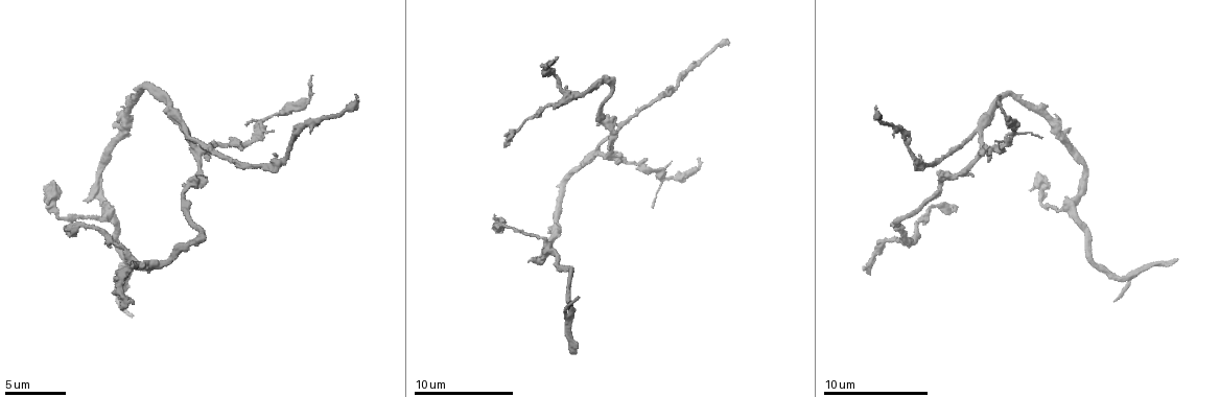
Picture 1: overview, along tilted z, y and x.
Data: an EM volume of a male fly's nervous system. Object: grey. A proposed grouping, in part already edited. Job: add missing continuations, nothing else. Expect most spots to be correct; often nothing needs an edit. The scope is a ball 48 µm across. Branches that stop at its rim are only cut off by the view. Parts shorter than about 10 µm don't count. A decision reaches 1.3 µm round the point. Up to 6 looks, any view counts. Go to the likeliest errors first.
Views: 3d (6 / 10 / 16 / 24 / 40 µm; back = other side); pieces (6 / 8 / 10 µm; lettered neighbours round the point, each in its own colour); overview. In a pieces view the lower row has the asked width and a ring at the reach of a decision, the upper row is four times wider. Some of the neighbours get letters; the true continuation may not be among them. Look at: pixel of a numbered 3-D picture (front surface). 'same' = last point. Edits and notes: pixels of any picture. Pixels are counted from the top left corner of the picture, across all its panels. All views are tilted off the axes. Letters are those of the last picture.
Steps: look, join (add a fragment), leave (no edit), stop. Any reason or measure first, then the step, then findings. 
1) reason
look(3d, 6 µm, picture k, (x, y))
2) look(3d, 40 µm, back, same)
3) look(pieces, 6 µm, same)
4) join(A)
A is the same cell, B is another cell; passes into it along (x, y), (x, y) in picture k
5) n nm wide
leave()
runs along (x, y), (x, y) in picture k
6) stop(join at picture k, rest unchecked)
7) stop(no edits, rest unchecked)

free end
look(3d, 6 µm, picture 1, (506, 145))

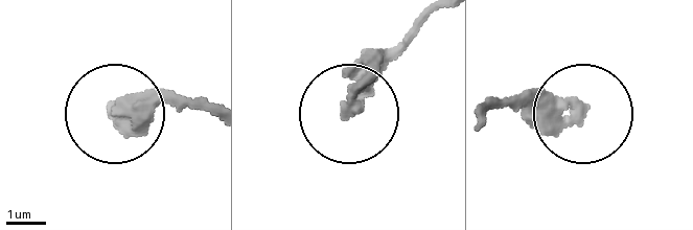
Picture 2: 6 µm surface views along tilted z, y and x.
what lies round it
look(pieces, 6 µm, picture 2, (348, 111))

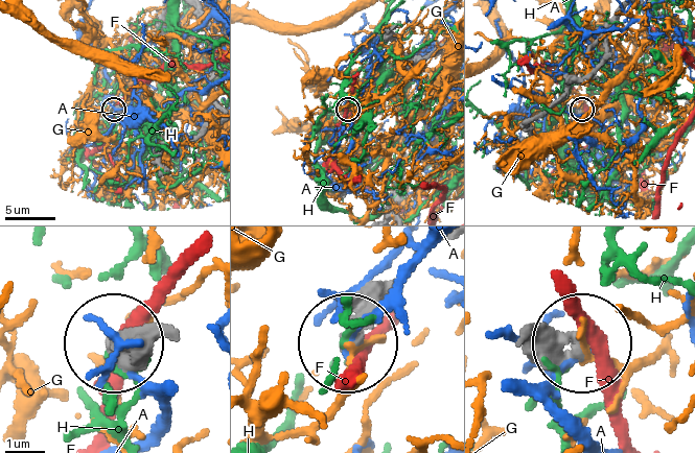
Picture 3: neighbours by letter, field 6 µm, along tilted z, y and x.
leave()
A, F, G and H are other cells; none of them fits

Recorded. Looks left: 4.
branch stops here
look(pieces, 8 µm, picture 1, (997, 99))

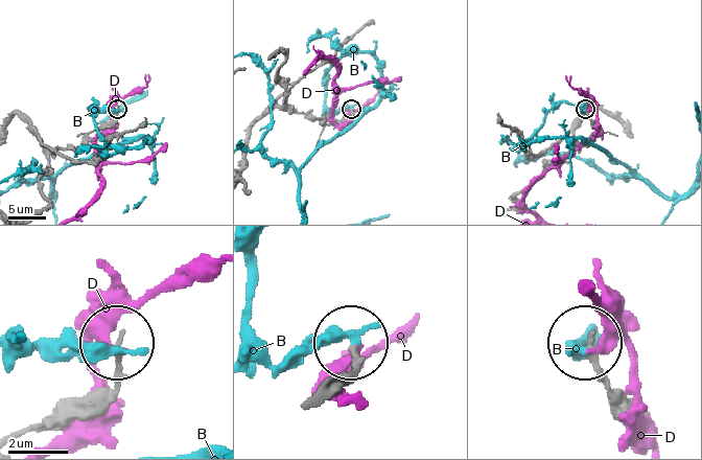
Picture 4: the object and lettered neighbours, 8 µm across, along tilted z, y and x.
leave()
B and D are other cells; runs along (18, 437), (77, 419), (114, 384), (119, 350) in picture 4; no lettered fragment goes on from it

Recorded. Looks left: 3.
an open end
look(3d, 10 µm, picture 1, (52, 185))

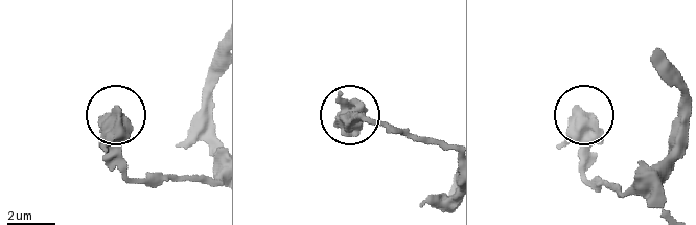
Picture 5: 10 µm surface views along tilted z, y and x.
see the neighbours
look(pieces, 6 µm, picture 5, (580, 113))

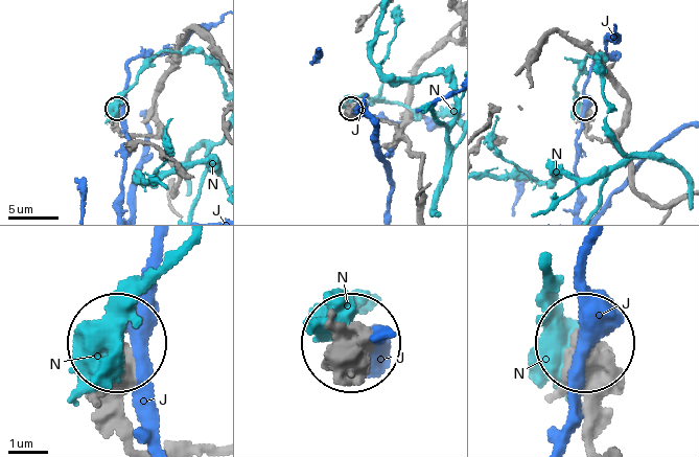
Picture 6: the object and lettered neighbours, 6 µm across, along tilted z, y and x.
leave()
J and N are other cells; runs along (595, 442), (584, 345) in picture 6; no lettered fragment goes on from it

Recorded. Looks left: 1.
stop(no edits, rest unchecked)

